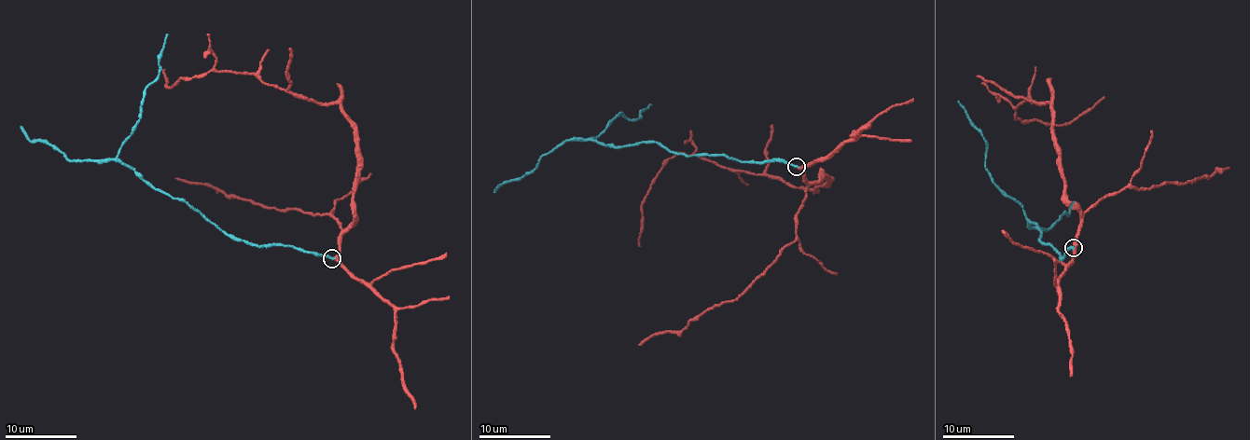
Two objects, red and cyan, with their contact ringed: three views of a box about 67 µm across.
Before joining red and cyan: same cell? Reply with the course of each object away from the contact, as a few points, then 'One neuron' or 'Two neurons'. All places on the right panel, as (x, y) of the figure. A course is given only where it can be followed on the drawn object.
Course of red: (1074, 248), (1080, 213), (1067, 200), (1051, 97), (1016, 108), (1028, 122), (1067, 124), (1104, 97). Course of cyan: (1074, 248), (1060, 260), (1040, 241), (1042, 231), (993, 182), (987, 143), (957, 102). One neuron

